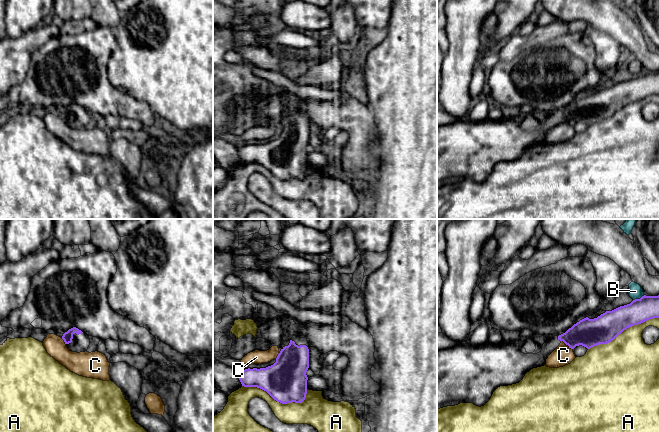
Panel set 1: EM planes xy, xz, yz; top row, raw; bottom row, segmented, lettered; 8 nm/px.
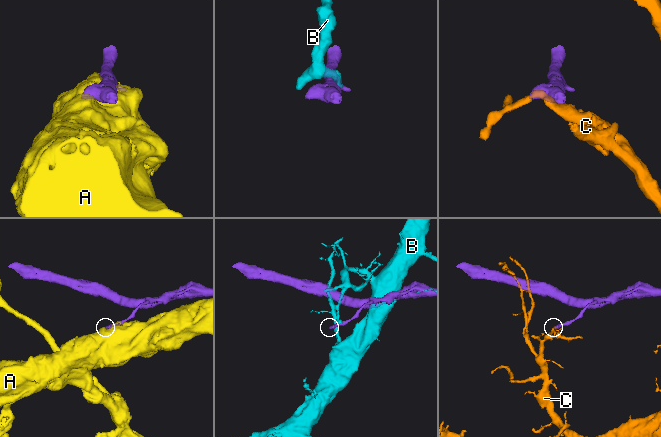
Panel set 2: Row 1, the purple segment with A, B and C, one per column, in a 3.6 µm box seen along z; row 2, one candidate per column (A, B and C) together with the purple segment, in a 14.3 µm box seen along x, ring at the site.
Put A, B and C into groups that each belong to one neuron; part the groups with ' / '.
A / B / C

